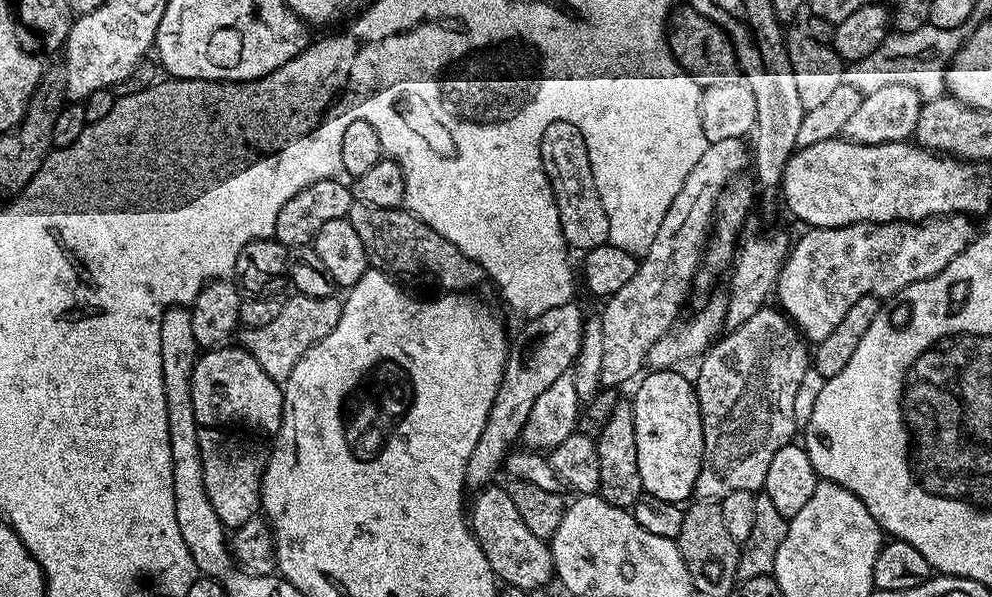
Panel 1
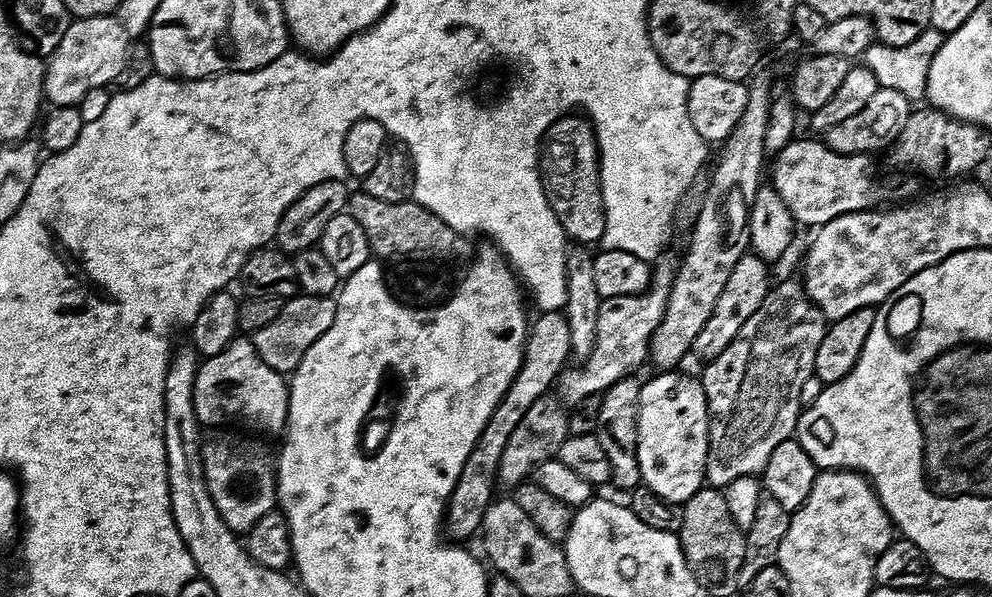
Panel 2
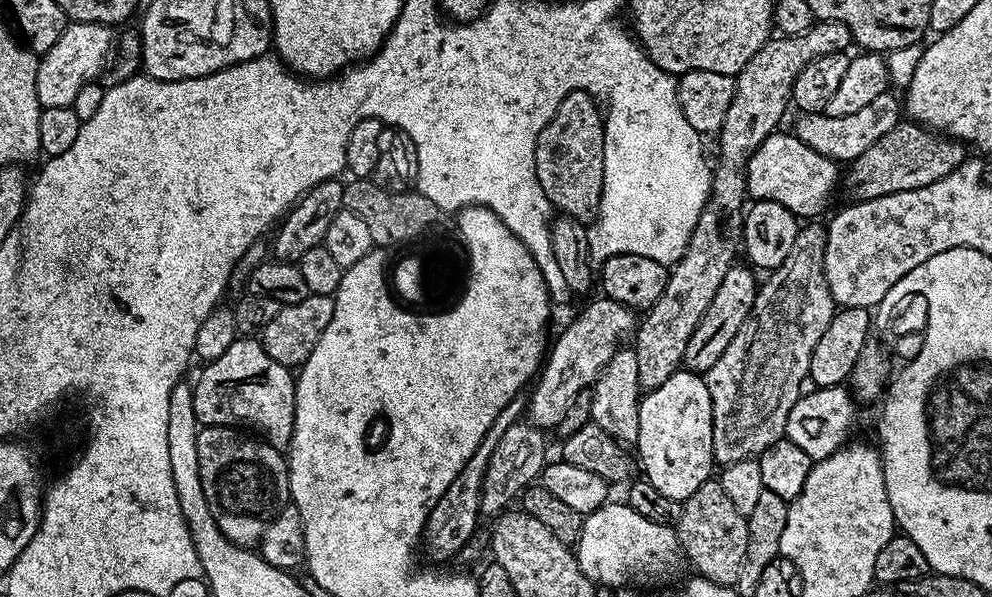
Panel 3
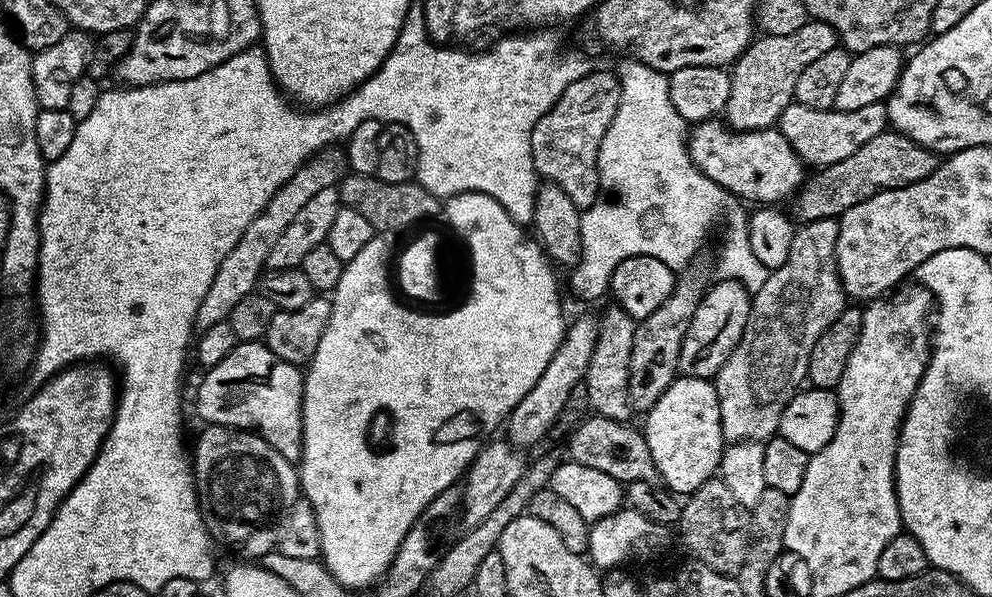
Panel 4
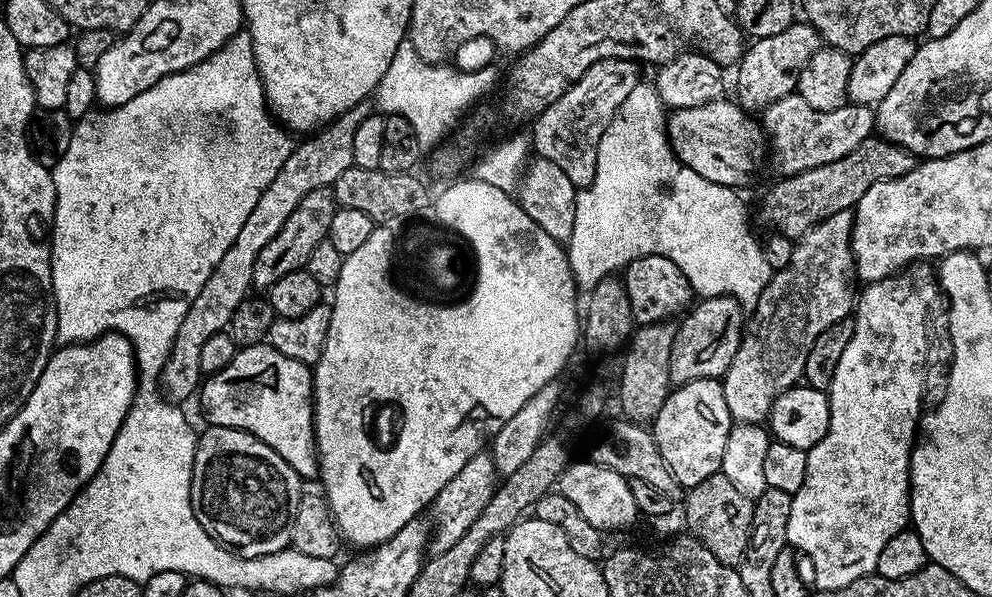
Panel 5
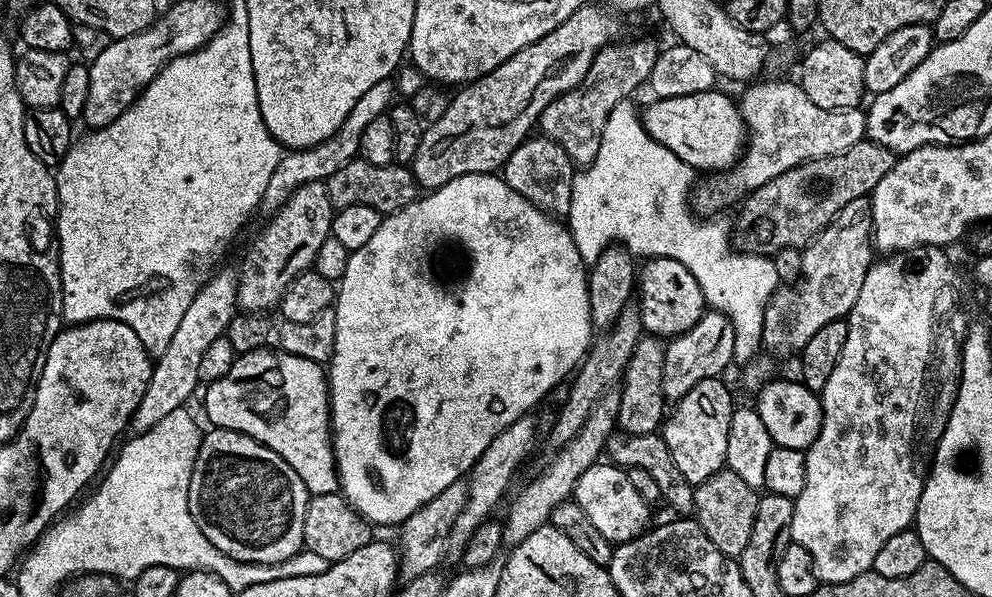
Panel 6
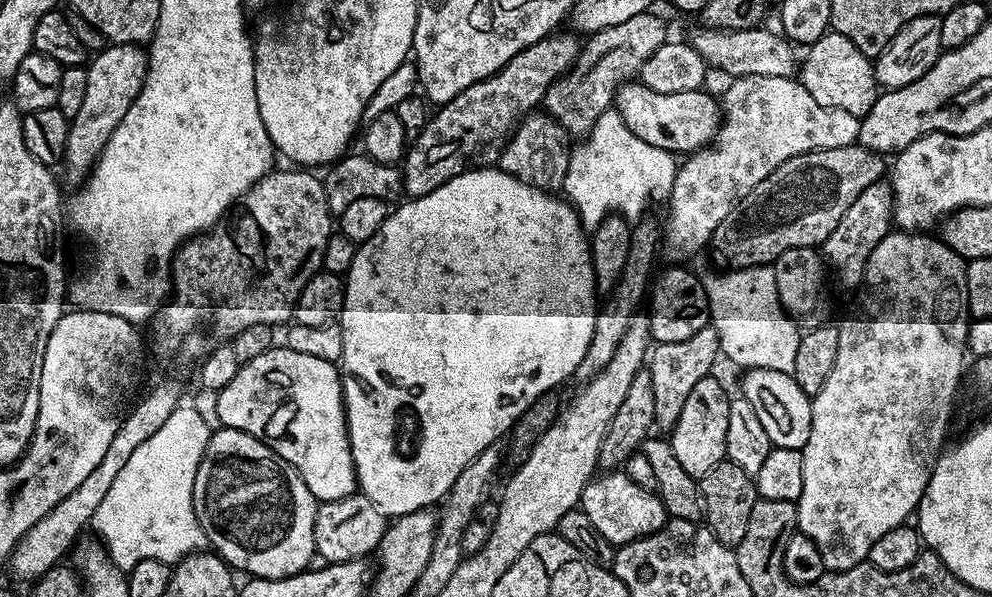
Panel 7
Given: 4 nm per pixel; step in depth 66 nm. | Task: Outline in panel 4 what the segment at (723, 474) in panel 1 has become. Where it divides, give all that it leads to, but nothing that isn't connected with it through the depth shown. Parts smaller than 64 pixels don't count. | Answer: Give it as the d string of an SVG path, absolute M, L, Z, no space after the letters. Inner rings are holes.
M835 219L810 220L797 227L786 262L771 269L762 290L752 296L746 330L714 377L725 441L764 442L779 433L782 410L805 383L814 342L846 307L836 268L839 229Z

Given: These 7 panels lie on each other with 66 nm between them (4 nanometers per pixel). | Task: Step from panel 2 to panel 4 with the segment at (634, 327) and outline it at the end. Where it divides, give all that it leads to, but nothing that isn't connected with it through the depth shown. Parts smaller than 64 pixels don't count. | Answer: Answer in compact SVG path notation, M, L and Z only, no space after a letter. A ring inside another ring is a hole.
M580 316L576 321L567 325L564 333L564 340L558 346L554 358L550 358L550 366L542 370L542 378L534 382L534 386L514 406L506 421L506 439L509 444L521 449L528 450L531 444L536 444L552 427L556 424L556 419L564 412L564 407L568 404L568 399L572 396L572 391L581 387L584 375L590 362L590 354L594 354L596 345L596 325L597 317Z

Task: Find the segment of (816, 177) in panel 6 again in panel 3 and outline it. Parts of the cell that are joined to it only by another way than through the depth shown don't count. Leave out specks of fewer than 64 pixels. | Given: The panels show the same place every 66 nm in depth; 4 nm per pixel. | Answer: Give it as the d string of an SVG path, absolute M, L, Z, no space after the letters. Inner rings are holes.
M901 122L890 130L890 134L882 134L870 150L858 154L847 165L842 176L842 188L848 191L848 200L859 202L882 198L886 194L894 194L902 190L914 190L922 186L930 186L930 182L938 182L938 178L946 178L950 170L954 170L966 159L965 145L959 140L943 134L937 134L922 124Z

